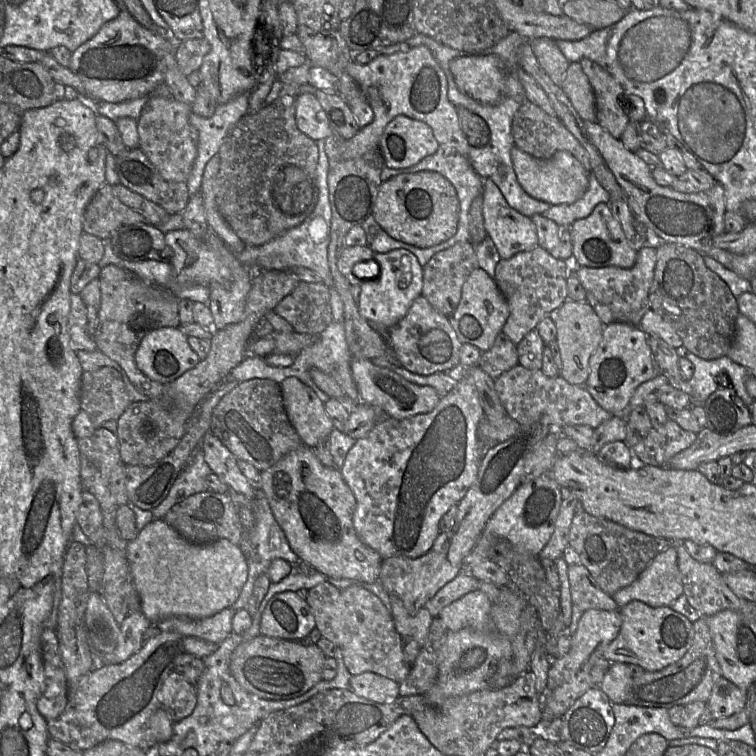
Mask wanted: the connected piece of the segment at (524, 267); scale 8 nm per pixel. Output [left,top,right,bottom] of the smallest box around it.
[494,245,574,345]

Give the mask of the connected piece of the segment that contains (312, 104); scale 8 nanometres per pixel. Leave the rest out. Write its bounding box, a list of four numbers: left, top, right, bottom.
[296,94,333,141]

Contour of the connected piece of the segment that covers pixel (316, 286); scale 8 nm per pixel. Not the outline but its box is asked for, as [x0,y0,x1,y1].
[274,282,333,335]

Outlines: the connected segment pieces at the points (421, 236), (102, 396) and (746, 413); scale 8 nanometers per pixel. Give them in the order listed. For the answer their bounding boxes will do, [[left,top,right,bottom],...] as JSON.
[[374,170,459,249],[80,367,131,428],[704,385,752,434]]

